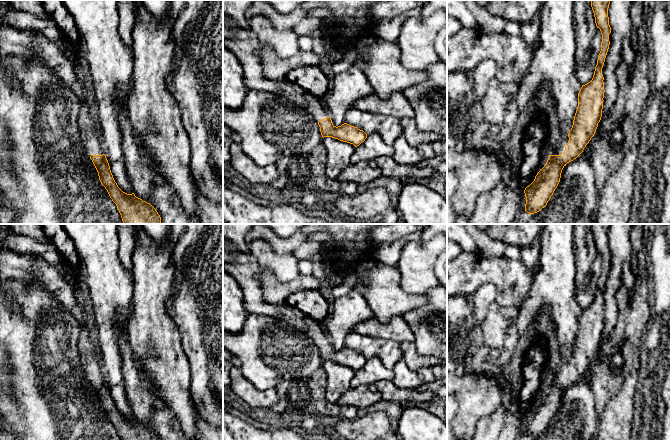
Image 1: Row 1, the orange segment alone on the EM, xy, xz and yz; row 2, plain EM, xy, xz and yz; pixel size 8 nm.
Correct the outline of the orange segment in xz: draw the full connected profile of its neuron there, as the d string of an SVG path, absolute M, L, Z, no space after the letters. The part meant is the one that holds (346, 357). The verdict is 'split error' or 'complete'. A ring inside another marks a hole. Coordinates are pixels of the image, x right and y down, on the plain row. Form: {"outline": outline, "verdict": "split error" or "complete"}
{"outline": "M223 238L223 270L232 276L243 293L243 305L248 314L279 318L307 334L318 346L322 361L332 361L359 370L367 358L347 347L334 350L323 324L287 304L274 305L264 300L258 274L262 268L250 253L240 251Z", "verdict": "split error"}

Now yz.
{"outline": "M591 224L591 231L597 252L602 258L601 275L598 279L593 302L582 309L578 317L578 331L569 356L563 354L560 365L552 372L545 390L525 412L525 435L530 439L544 432L557 412L563 392L576 383L594 360L602 341L604 322L604 301L602 292L609 273L608 232L610 224Z", "verdict": "split error"}

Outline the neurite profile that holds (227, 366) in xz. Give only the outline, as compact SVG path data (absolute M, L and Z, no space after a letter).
M223 360L223 388L230 387L230 370L232 367L230 361Z

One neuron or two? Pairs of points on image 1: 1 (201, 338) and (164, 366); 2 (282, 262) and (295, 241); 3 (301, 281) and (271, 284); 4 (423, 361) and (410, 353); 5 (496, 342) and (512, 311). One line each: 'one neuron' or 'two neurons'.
1: two neurons
2: two neurons
3: one neuron
4: one neuron
5: one neuron

